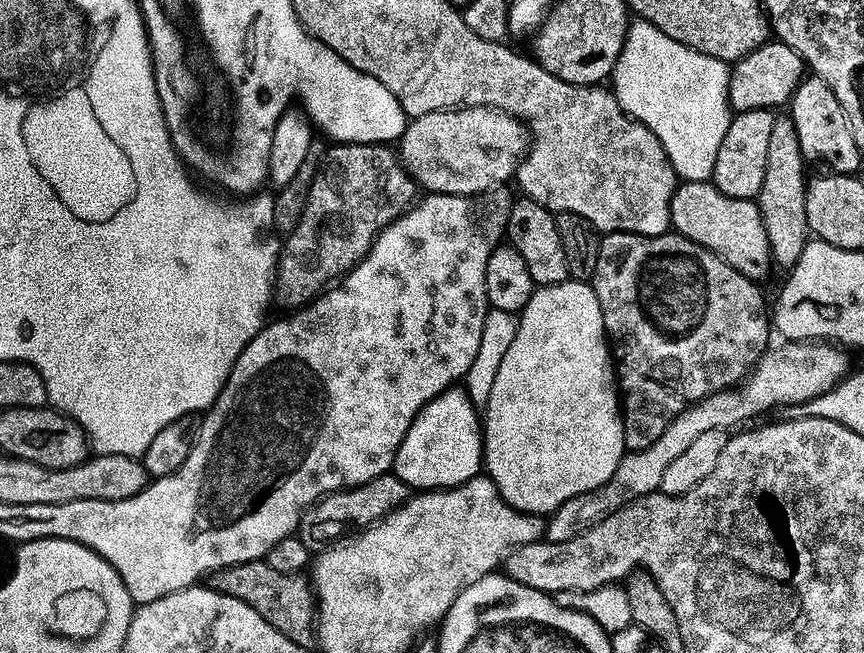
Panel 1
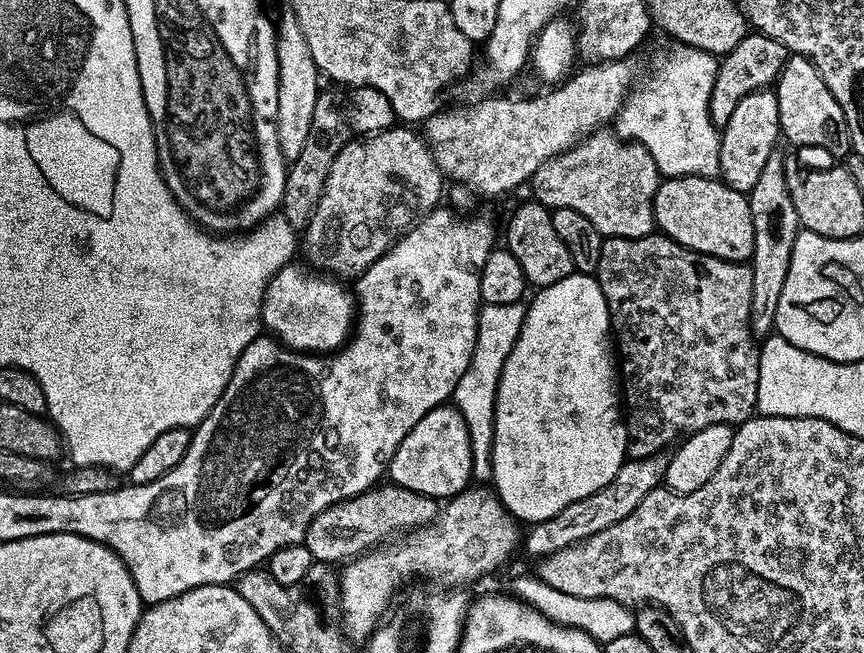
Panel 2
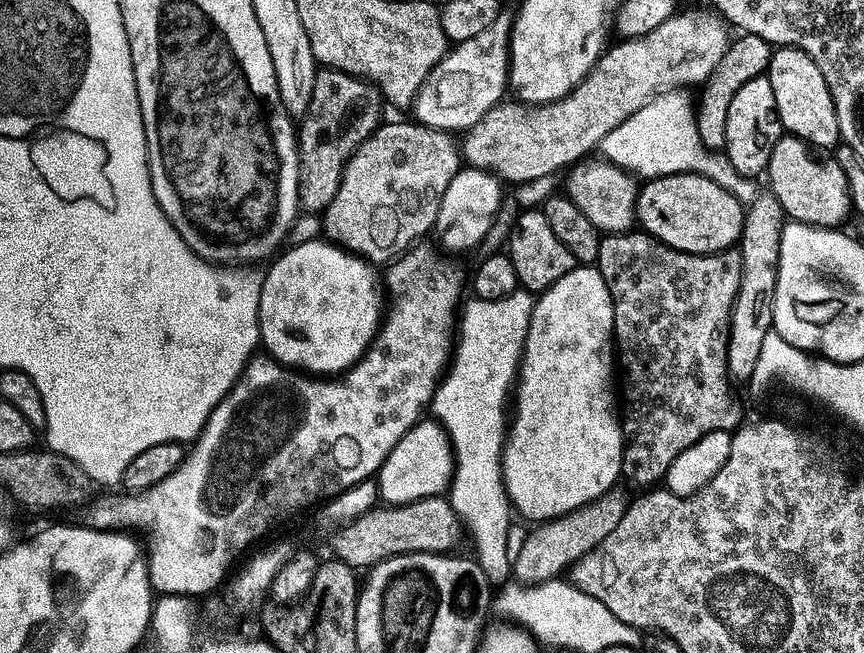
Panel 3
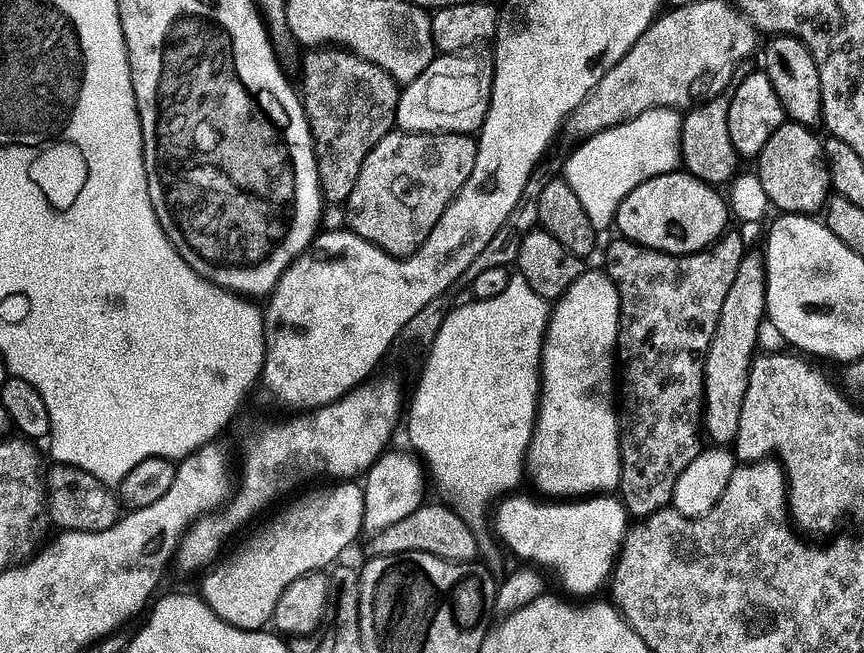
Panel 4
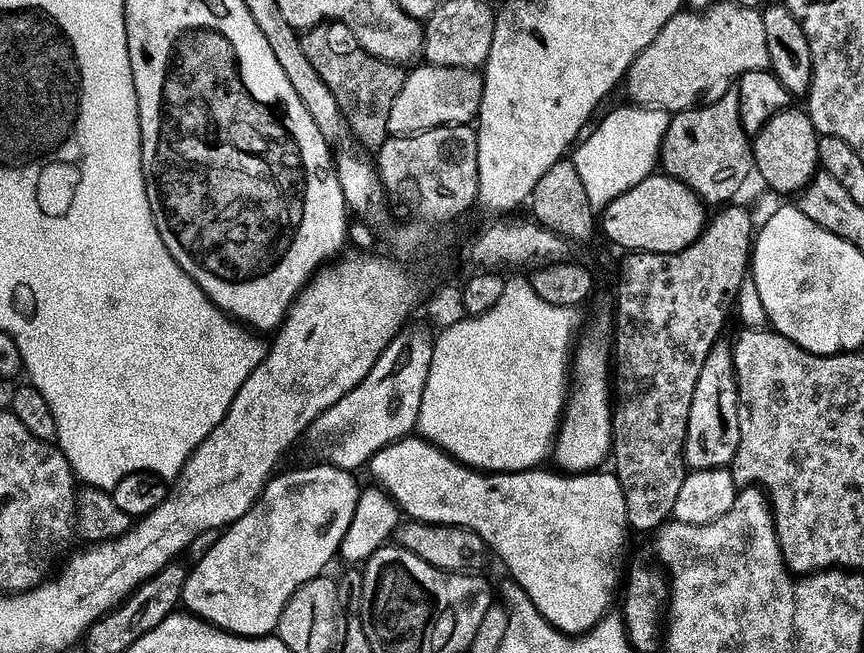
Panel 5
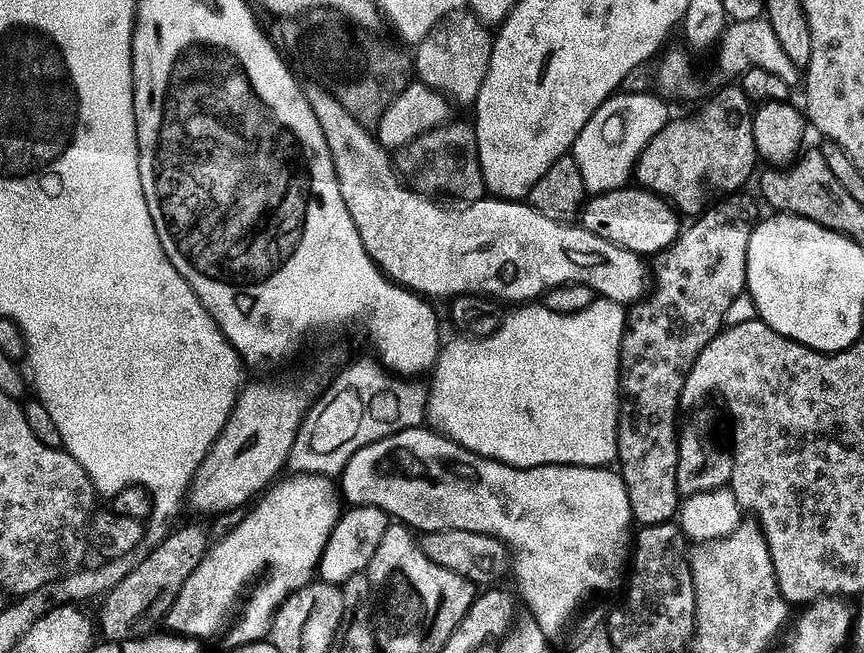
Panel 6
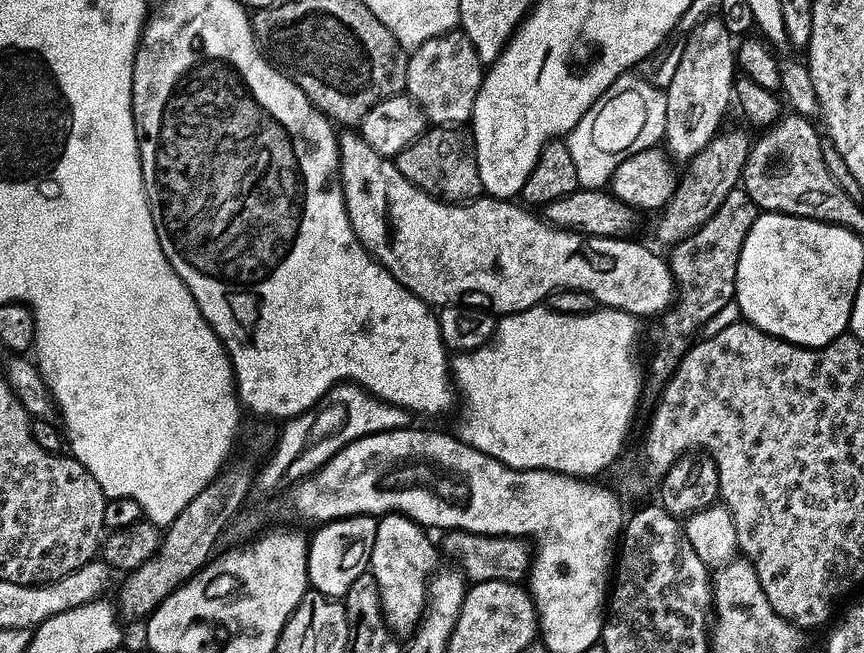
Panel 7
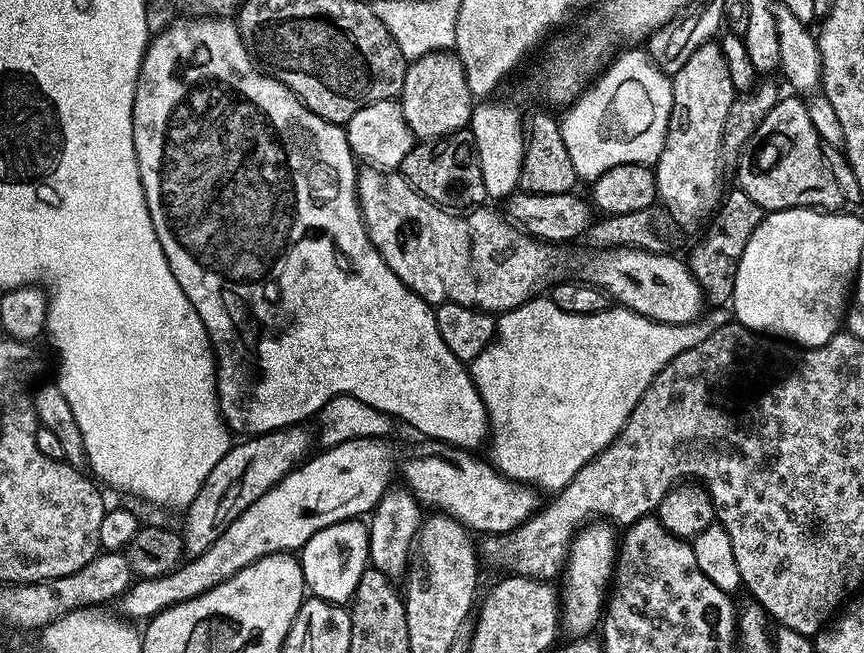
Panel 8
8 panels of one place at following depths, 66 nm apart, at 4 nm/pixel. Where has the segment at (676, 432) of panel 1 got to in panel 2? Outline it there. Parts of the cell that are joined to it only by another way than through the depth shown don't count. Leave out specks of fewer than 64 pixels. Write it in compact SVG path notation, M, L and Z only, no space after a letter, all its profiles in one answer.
M666 454L651 456L650 459L625 461L622 470L615 475L610 485L603 487L590 498L568 506L566 510L548 519L546 523L533 525L529 536L527 533L524 550L527 550L534 560L541 560L560 553L564 549L572 548L576 544L584 543L603 530L624 522L630 514L638 510L638 506L646 500L648 494L655 492L665 483L670 461L671 457Z

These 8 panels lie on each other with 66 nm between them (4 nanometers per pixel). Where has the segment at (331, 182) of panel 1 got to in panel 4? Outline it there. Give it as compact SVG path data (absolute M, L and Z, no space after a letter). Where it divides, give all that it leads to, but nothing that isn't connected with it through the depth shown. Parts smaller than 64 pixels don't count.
M393 130L362 162L346 211L347 227L393 258L407 258L423 248L442 214L470 182L477 141L462 133L410 133Z

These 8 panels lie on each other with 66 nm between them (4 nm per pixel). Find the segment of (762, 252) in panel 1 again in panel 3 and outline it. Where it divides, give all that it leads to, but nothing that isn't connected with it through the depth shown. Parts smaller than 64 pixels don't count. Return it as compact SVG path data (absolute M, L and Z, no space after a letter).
M697 172L681 176L660 176L641 187L636 203L639 227L659 244L690 255L718 255L731 252L744 238L745 205L718 182Z

